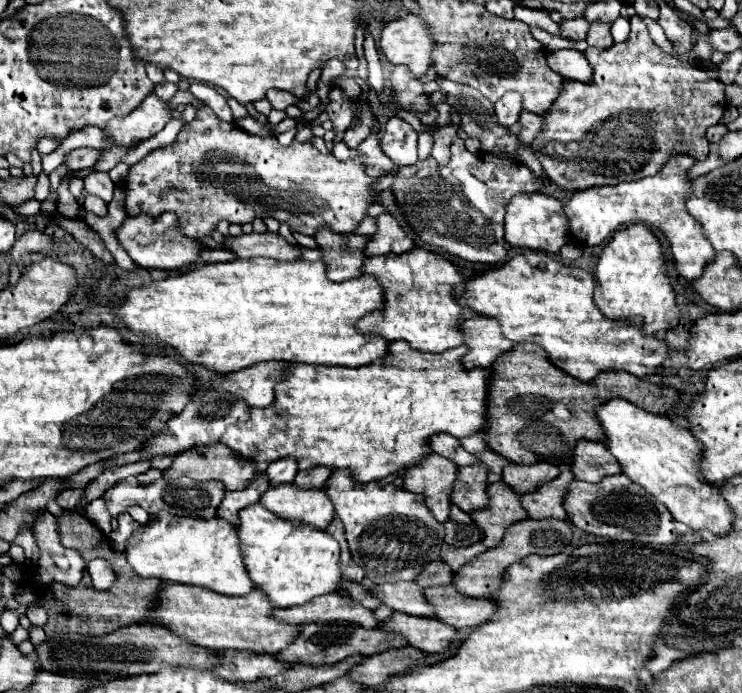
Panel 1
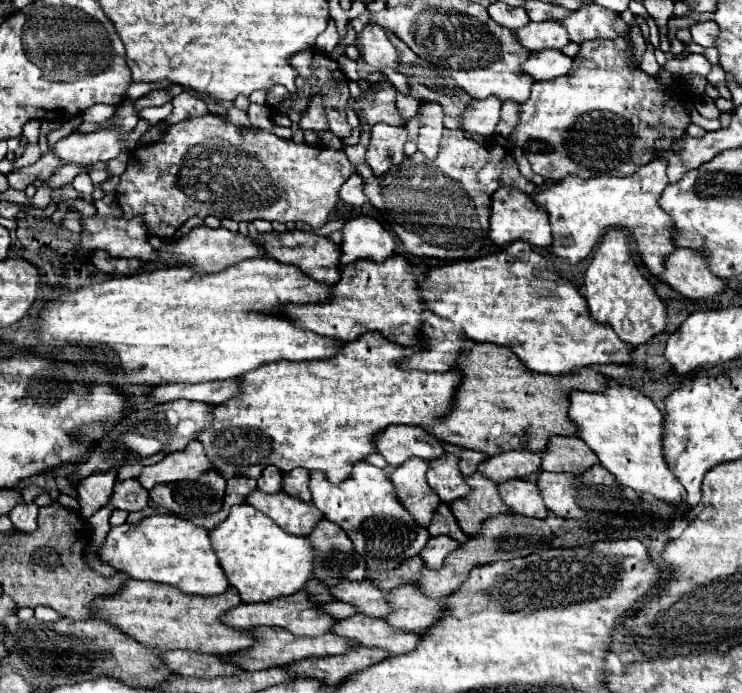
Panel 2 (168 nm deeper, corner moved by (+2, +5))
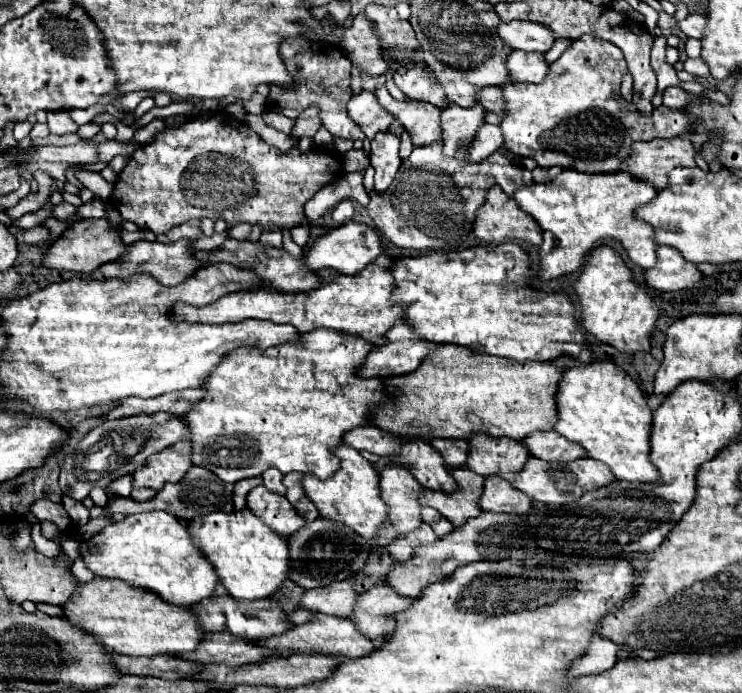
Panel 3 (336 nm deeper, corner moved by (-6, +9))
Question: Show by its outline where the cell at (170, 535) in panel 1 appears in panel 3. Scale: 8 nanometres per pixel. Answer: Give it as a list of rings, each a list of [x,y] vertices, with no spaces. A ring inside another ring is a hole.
[[[142,512],[126,516],[122,522],[112,522],[110,526],[102,528],[98,534],[80,544],[80,556],[86,562],[88,570],[94,572],[94,576],[118,578],[128,586],[154,592],[164,602],[174,606],[190,606],[194,602],[200,602],[212,596],[214,586],[218,584],[214,568],[210,566],[210,562],[206,562],[206,558],[202,558],[202,554],[198,554],[198,548],[194,546],[194,540],[190,538],[186,526],[166,512]]]

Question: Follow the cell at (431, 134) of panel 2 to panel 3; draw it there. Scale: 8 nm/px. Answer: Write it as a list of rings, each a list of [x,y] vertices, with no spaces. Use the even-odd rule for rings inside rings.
[[[376,86],[374,96],[378,98],[378,104],[402,124],[414,146],[428,146],[440,140],[438,134],[442,110],[438,106],[420,100],[394,100],[384,86]]]

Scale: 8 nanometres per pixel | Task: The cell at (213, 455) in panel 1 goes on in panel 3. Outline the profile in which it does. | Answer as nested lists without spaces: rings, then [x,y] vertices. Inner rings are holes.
[[[176,442],[148,456],[146,464],[132,472],[132,486],[160,490],[168,482],[178,482],[190,466],[190,442]]]

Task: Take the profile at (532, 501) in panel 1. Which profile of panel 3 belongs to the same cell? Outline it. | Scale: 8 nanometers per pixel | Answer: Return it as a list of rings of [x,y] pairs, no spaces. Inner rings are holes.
[[[500,476],[484,478],[484,490],[478,504],[482,510],[502,514],[526,514],[532,508],[530,498],[526,498],[526,494],[518,494],[518,490],[514,490],[510,482]]]

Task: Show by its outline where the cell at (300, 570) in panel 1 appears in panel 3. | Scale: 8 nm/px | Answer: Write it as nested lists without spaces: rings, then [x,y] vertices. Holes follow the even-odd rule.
[[[246,508],[244,510],[234,510],[230,514],[226,512],[212,512],[206,516],[196,516],[192,520],[186,522],[186,528],[190,532],[190,536],[194,538],[194,542],[198,544],[200,552],[208,558],[208,562],[212,564],[212,568],[216,570],[222,586],[226,588],[226,592],[236,598],[236,600],[258,600],[258,598],[268,598],[272,596],[282,582],[286,580],[288,574],[288,546],[286,546],[286,538],[274,534],[274,530],[270,530],[268,526],[264,526],[254,514],[250,514]]]

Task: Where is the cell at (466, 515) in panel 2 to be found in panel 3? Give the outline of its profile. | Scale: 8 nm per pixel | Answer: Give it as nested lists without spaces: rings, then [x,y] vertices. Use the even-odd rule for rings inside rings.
[[[452,468],[450,474],[456,480],[458,488],[454,492],[422,490],[420,504],[438,510],[454,526],[462,526],[462,522],[482,512],[478,510],[478,494],[482,492],[482,476],[474,474],[468,468]]]

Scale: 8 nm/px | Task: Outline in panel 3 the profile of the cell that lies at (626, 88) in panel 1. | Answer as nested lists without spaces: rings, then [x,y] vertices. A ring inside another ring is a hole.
[[[582,36],[574,40],[568,46],[568,50],[556,62],[550,64],[550,70],[540,84],[506,82],[502,86],[506,112],[500,122],[500,130],[504,146],[516,156],[534,158],[540,168],[560,166],[560,168],[574,168],[578,172],[606,174],[618,170],[622,158],[630,154],[630,146],[634,142],[652,138],[672,138],[684,134],[688,130],[688,118],[682,114],[682,110],[668,110],[666,106],[660,106],[654,110],[650,118],[644,118],[636,112],[632,102],[626,102],[620,96],[620,82],[626,72],[628,68],[618,46],[594,36]]]

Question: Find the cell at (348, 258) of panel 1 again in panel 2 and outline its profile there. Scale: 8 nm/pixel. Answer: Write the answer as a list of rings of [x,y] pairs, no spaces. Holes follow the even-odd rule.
[[[292,230],[292,232],[270,232],[262,234],[262,238],[256,240],[258,244],[266,246],[266,252],[270,258],[276,258],[280,262],[294,262],[302,272],[310,274],[310,278],[326,284],[336,284],[340,278],[340,244],[332,242],[328,236],[318,236],[310,230]]]

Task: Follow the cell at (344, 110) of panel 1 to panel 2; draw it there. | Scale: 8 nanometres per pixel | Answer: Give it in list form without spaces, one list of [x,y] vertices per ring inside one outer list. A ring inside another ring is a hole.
[[[316,94],[312,98],[312,104],[306,112],[306,116],[300,120],[300,128],[302,130],[316,130],[316,132],[324,132],[328,130],[328,118],[326,118],[326,108],[322,104],[322,96]]]

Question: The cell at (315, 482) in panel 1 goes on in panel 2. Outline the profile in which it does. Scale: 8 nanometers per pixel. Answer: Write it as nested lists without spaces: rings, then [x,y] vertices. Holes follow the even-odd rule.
[[[294,468],[292,472],[284,474],[282,478],[282,490],[290,496],[302,498],[306,502],[310,502],[310,488],[308,488],[308,480],[310,480],[310,472],[306,468]]]

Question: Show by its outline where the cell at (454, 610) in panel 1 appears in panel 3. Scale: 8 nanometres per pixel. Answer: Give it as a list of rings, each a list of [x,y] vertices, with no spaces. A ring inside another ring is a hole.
[[[378,584],[358,596],[354,606],[352,622],[360,630],[360,634],[368,636],[370,640],[386,636],[394,628],[392,614],[406,610],[412,598],[398,596],[390,586]]]

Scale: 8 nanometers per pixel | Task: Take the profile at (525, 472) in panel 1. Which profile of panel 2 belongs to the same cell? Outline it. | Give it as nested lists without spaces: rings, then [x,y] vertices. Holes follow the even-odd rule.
[[[506,452],[490,456],[486,462],[480,464],[480,472],[492,478],[496,484],[514,480],[514,478],[528,478],[542,468],[540,454],[532,452]]]

